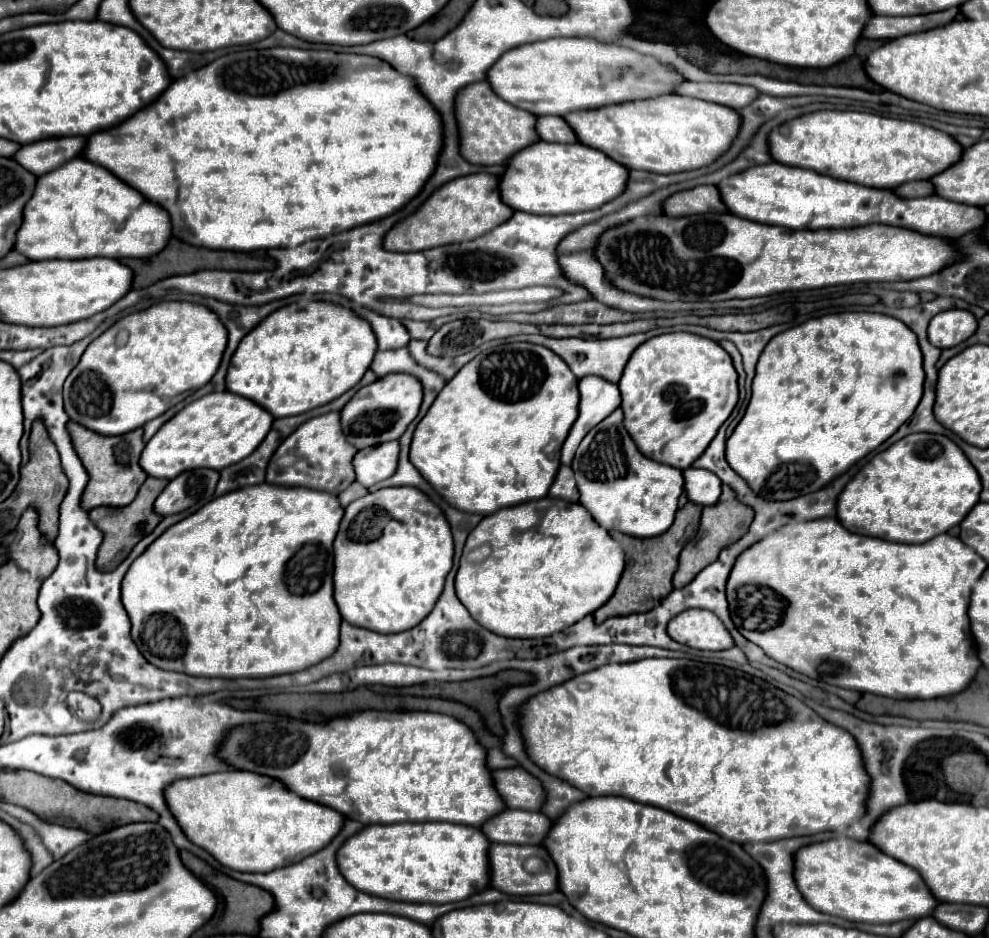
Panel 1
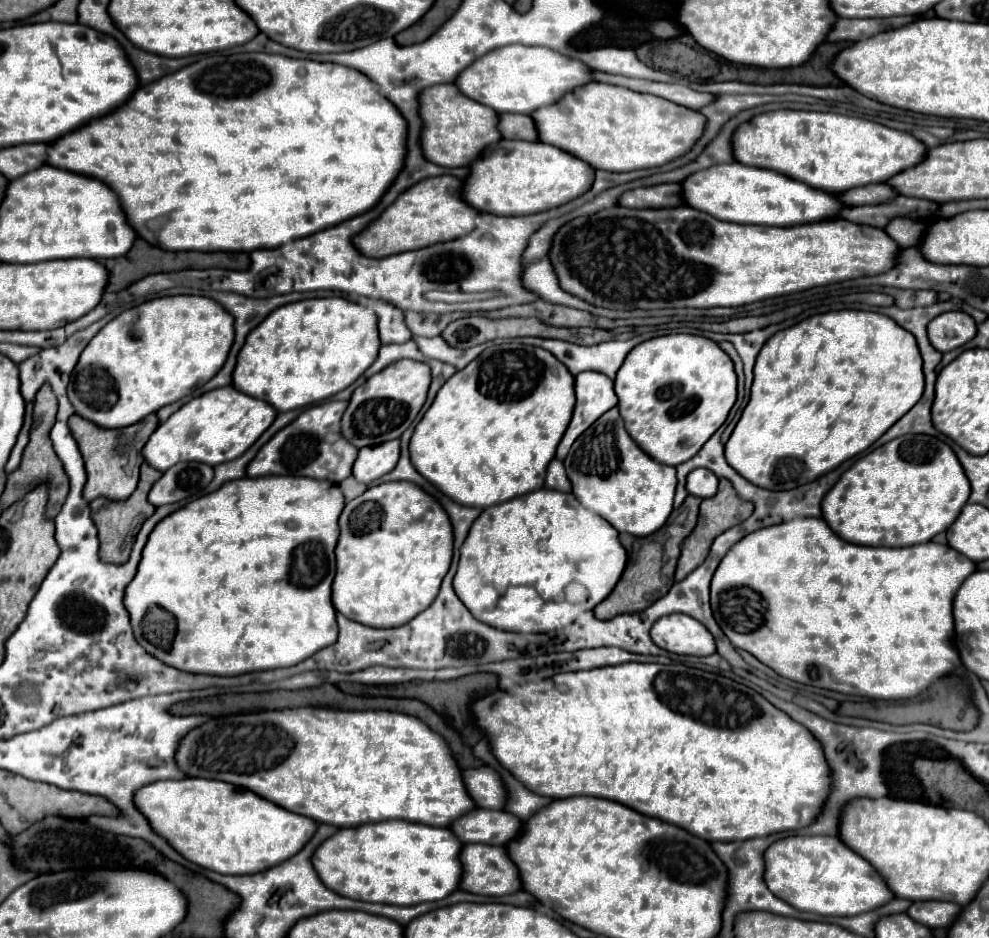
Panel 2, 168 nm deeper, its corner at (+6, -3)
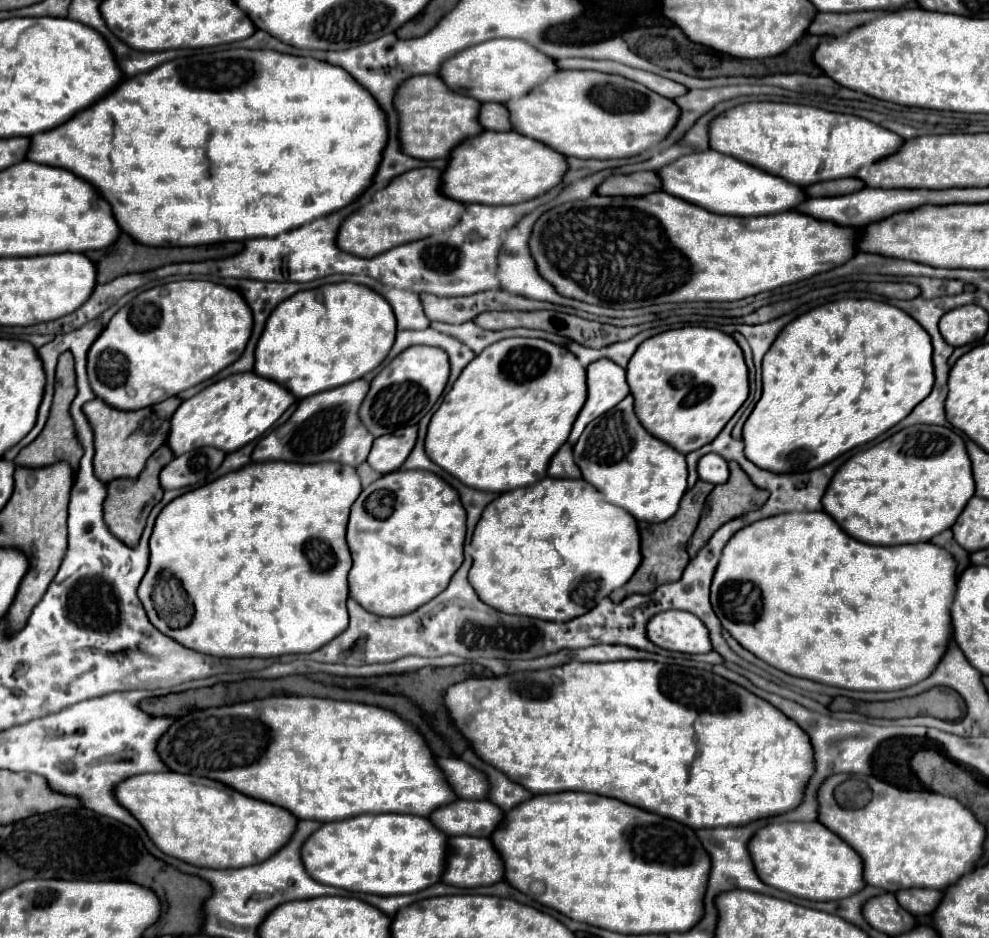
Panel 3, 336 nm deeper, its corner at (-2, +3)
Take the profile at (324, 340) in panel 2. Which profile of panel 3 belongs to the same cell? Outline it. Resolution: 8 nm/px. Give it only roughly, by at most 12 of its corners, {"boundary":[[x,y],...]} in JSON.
{"boundary":[[357,283],[273,309],[255,373],[297,399],[373,371],[395,317]]}

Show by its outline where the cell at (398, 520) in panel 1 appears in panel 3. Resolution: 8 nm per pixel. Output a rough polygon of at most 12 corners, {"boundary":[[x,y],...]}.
{"boundary":[[431,471],[351,507],[351,597],[405,615],[463,563],[465,509]]}

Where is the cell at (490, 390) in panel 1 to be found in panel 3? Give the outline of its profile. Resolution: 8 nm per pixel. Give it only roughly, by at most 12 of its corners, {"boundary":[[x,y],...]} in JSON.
{"boundary":[[503,339],[463,369],[425,451],[467,487],[547,477],[585,367]]}

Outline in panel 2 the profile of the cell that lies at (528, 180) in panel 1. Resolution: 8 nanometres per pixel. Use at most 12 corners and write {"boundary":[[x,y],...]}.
{"boundary":[[539,141],[485,149],[477,211],[533,215],[585,195],[595,169]]}

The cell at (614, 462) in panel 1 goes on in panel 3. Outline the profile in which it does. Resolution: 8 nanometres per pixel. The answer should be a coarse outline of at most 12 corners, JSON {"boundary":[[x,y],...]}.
{"boundary":[[633,395],[591,421],[583,479],[637,521],[667,521],[685,455],[653,437]]}

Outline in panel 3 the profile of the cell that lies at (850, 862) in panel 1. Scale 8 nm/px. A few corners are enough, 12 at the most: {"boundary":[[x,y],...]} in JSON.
{"boundary":[[817,821],[749,841],[761,881],[833,901],[865,887],[861,857]]}

